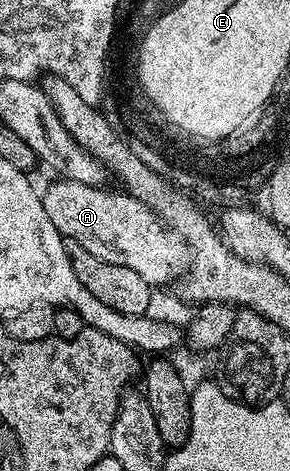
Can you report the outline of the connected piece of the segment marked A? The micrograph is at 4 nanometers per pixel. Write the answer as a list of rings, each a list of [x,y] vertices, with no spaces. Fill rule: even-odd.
[[[66,178],[54,181],[42,190],[42,201],[50,224],[54,224],[61,238],[82,244],[82,248],[86,248],[90,256],[98,256],[98,260],[131,268],[153,288],[164,286],[176,277],[179,279],[189,269],[188,243],[179,233],[170,234],[152,207],[127,192],[111,194],[104,186],[91,186]]]

